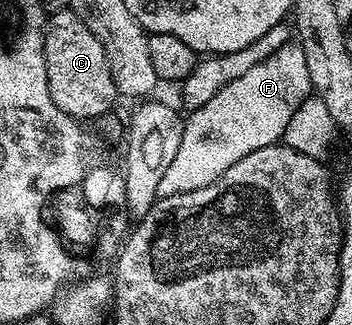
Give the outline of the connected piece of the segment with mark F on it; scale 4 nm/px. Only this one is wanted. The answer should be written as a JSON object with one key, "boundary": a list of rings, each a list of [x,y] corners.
{"boundary":[[[298,41],[287,42],[269,58],[225,85],[207,104],[190,111],[184,121],[179,153],[161,182],[160,195],[184,194],[215,183],[250,152],[276,145],[293,112],[312,92],[304,48]]]}

